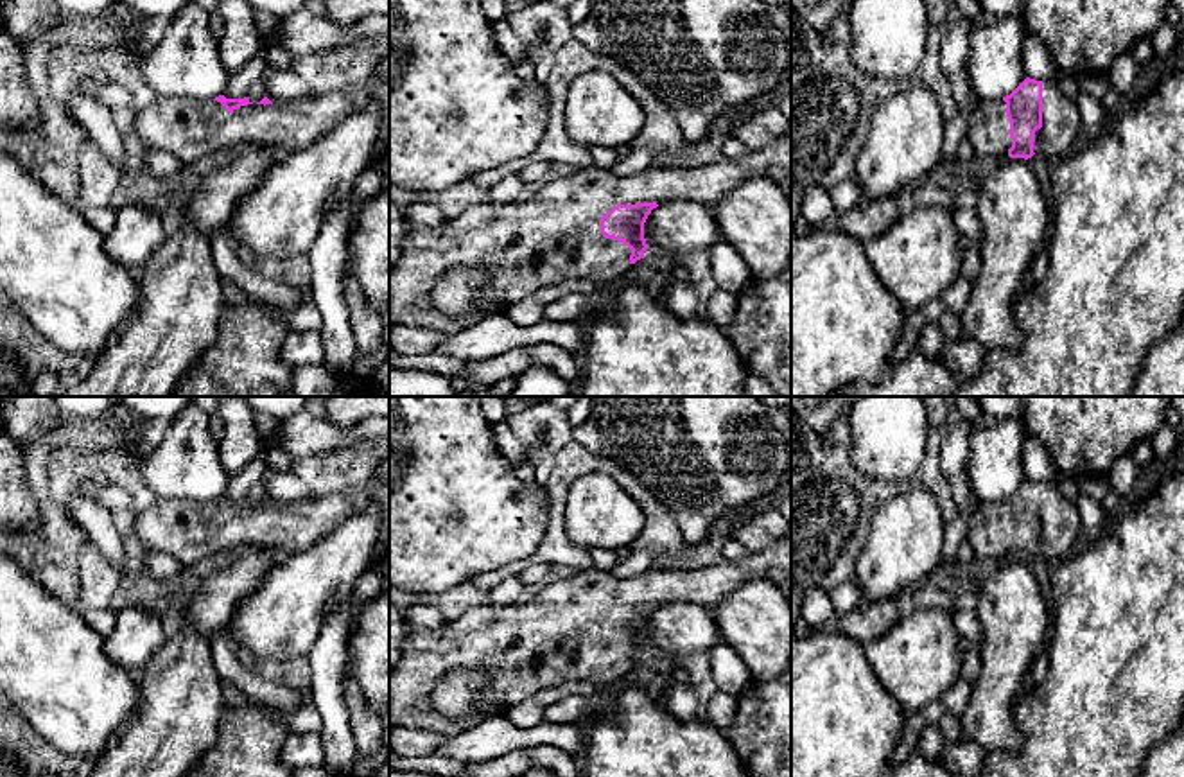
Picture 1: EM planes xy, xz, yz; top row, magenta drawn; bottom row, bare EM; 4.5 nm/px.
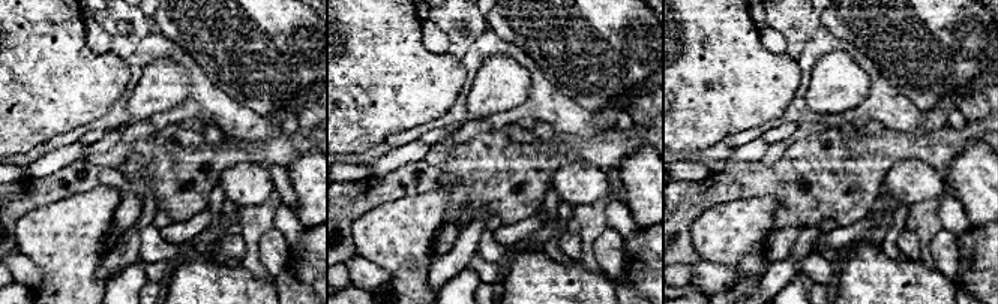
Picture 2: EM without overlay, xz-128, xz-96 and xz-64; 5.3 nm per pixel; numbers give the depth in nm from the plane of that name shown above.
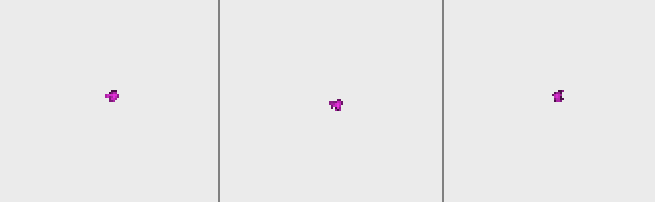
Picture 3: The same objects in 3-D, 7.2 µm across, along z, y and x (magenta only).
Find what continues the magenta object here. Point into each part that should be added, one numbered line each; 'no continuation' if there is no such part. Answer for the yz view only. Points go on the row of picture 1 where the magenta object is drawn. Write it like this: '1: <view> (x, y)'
1: yz (1061, 122)

